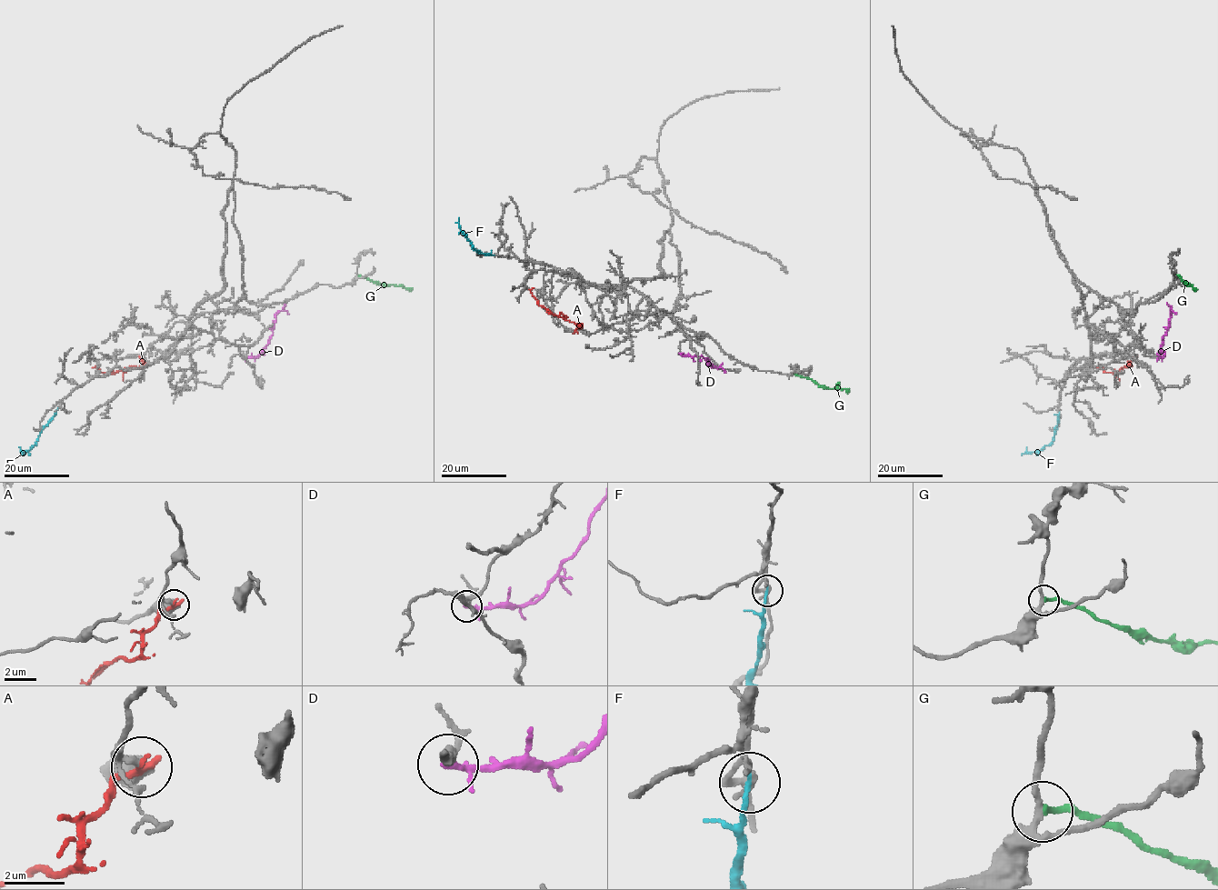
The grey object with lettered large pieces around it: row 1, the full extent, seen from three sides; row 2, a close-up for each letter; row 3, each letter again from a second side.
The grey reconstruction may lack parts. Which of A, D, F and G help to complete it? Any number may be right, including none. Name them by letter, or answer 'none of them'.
none of them

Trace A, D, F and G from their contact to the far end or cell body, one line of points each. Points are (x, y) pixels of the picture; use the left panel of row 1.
A: (138, 355), (144, 364), (141, 366), (104, 373), (95, 367)
D: (243, 357), (258, 355), (272, 334), (275, 314), (284, 309), (289, 314)
F: (56, 410), (35, 444), (22, 455)
G: (357, 275), (412, 290)

